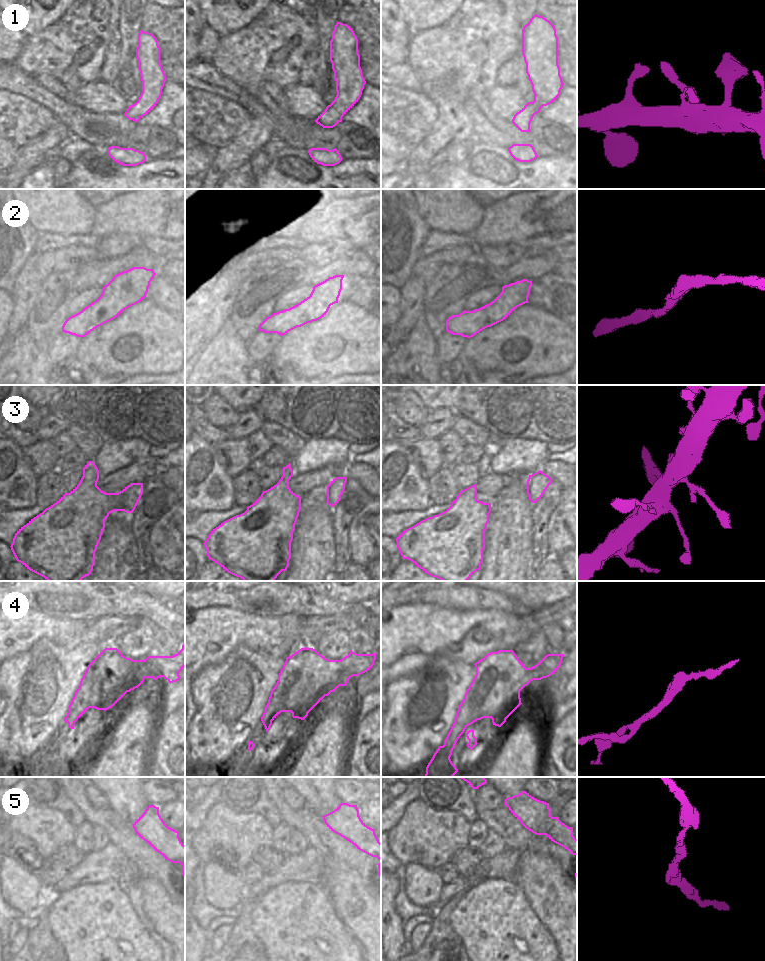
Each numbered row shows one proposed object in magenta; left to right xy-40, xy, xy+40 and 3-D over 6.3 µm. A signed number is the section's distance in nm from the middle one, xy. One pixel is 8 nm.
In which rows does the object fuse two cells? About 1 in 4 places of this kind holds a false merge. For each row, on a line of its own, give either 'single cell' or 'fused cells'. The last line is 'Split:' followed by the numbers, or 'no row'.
1: single cell
2: single cell
3: single cell
4: single cell
5: single cell
Split: no row

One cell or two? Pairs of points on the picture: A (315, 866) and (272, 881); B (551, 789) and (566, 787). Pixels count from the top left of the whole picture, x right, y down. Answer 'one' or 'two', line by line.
A: one
B: two

